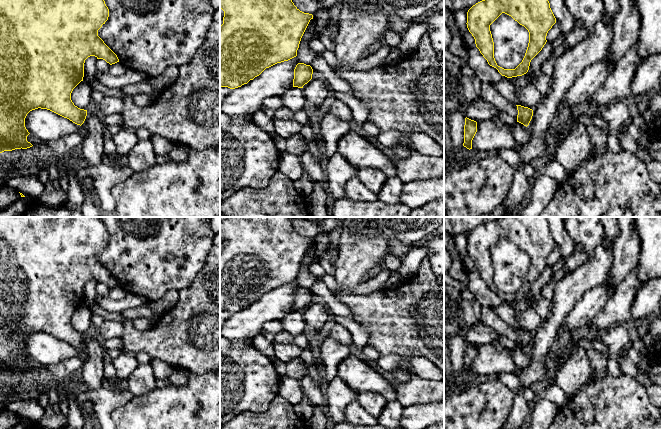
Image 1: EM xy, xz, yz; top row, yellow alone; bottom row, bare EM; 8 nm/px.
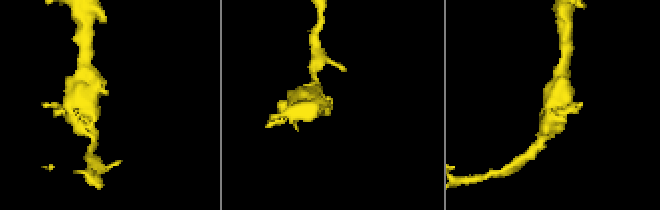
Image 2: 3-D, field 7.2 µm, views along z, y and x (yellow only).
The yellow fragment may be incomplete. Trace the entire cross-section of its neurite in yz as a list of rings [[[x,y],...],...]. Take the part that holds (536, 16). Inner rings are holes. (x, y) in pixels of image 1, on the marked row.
[[[482,0],[473,5],[467,12],[467,28],[475,39],[476,47],[487,60],[488,64],[498,70],[507,78],[522,76],[529,70],[531,60],[542,50],[546,44],[548,31],[556,23],[556,18],[550,8],[548,0]],[[502,14],[511,16],[529,32],[529,43],[522,62],[515,69],[504,69],[497,65],[494,58],[494,42],[490,25]]]

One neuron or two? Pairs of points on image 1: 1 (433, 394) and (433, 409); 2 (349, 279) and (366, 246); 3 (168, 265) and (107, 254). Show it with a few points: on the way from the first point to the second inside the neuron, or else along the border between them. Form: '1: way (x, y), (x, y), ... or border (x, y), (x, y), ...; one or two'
1: border (433, 402), (410, 406); two
2: way (349, 271), (354, 258), (358, 254); one
3: way (153, 256), (122, 256); one

